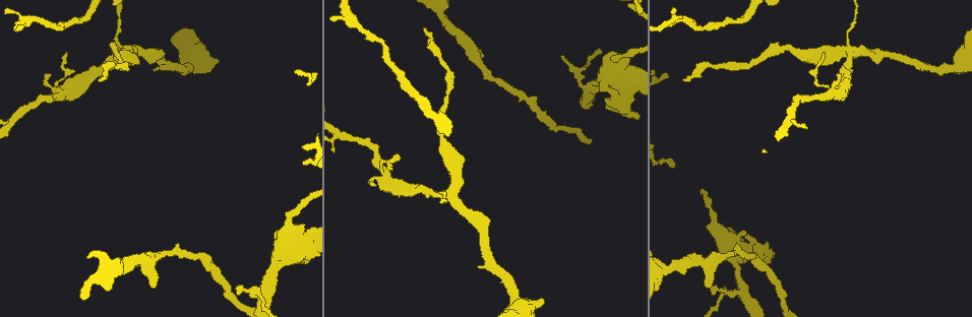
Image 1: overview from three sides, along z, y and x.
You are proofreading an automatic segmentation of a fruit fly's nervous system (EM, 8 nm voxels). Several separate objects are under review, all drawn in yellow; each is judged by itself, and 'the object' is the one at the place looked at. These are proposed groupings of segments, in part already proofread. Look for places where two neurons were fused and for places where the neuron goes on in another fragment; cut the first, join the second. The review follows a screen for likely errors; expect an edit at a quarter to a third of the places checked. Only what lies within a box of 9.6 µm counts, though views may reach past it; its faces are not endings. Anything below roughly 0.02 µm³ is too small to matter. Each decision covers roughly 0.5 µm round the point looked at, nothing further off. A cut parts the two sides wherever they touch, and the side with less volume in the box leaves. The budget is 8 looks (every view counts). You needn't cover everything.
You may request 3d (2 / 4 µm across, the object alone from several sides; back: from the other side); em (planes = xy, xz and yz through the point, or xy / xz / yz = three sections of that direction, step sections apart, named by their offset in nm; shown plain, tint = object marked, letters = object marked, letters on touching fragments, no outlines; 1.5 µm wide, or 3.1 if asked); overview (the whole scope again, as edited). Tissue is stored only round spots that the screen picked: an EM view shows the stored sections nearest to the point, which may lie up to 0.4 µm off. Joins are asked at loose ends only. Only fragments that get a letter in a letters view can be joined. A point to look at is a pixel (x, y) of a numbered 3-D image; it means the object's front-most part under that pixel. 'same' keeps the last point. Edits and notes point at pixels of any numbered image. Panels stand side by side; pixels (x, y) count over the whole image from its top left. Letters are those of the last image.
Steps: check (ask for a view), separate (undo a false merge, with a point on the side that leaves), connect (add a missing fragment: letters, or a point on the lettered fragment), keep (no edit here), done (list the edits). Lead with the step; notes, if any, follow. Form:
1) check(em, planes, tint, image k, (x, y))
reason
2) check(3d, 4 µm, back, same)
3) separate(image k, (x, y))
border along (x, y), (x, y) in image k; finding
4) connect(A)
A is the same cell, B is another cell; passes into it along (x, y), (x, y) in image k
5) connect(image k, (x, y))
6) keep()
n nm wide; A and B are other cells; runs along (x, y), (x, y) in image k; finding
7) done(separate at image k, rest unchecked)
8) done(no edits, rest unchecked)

check(em, planes, tint, image 1, (708, 263))

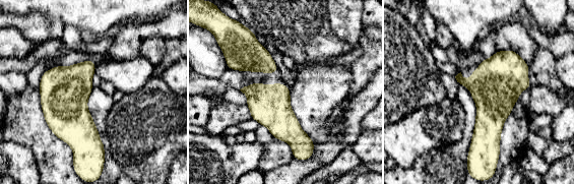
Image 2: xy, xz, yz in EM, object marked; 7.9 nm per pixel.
check(em, planes, letters, same)

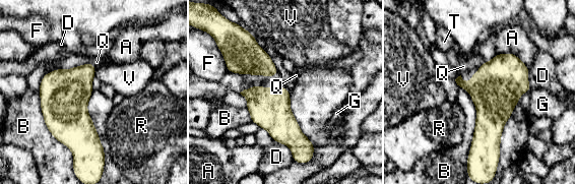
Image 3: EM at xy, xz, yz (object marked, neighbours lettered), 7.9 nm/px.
keep()
B touches over 600 nm; A, B, D, F, G, Q, R, T and V are other cells; border along (459, 87), (475, 108), (466, 161) in image 3; one neuron here

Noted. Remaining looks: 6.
check(em, xy, step 8, tint, image 1, (682, 79))

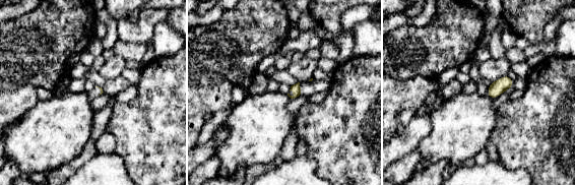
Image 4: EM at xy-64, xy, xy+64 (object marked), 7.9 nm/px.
check(em, xz, step 4, letters, same)
cut it another way

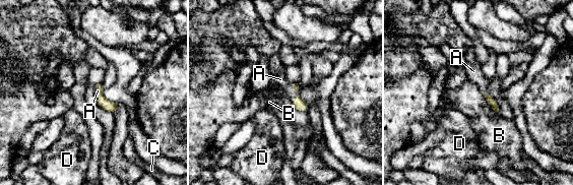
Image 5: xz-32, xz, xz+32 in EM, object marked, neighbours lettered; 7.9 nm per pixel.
connect(A)
A is the same cell, B, C and D are other cells; passes into it along (299, 104), (297, 91), (280, 79) in image 5; it goes on there

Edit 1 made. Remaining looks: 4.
check(3d, 2 µm, back, image 1, (759, 250))
thick turns thin

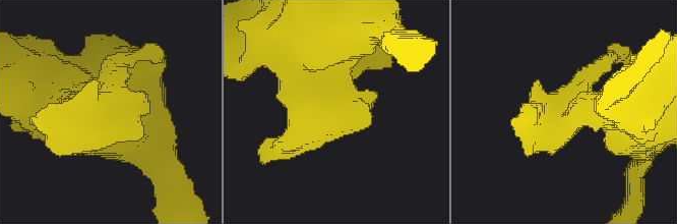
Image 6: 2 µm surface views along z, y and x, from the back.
check(em, yz, step 8, tint, image 6, (329, 107))
now the EM

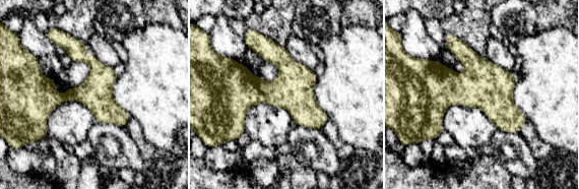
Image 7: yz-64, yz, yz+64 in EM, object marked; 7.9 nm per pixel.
check(em, yz, step 8, letters, same)
what lies round it

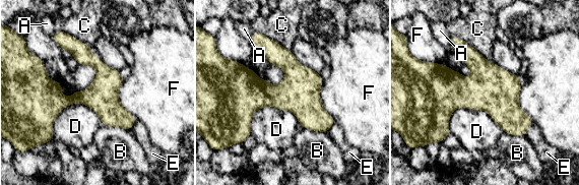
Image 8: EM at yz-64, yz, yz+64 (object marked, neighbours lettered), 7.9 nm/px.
keep()
A, B, C, D, E and F are other cells; runs along (49, 88), (132, 120) in image 8; continuous, no second neuron

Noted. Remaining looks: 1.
done(connect at image 5, rest unchecked)

